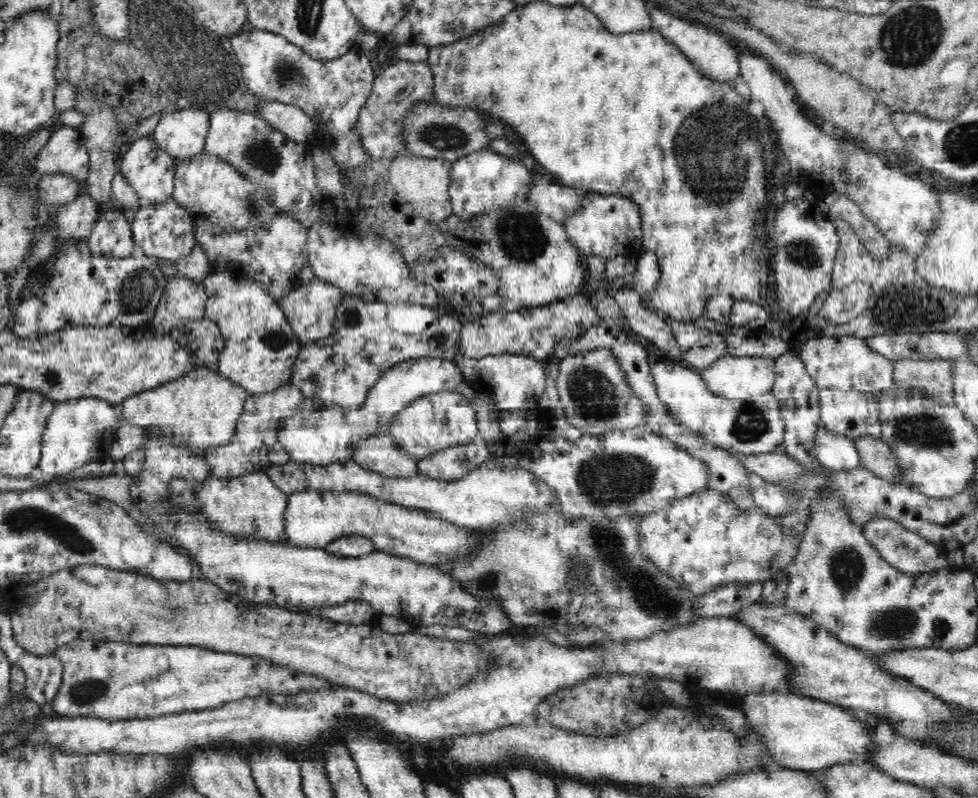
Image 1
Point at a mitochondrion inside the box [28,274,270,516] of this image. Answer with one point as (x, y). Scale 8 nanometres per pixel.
(50, 377)

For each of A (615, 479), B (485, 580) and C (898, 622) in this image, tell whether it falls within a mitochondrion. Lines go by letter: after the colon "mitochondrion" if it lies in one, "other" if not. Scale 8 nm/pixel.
A: mitochondrion
B: mitochondrion
C: mitochondrion

